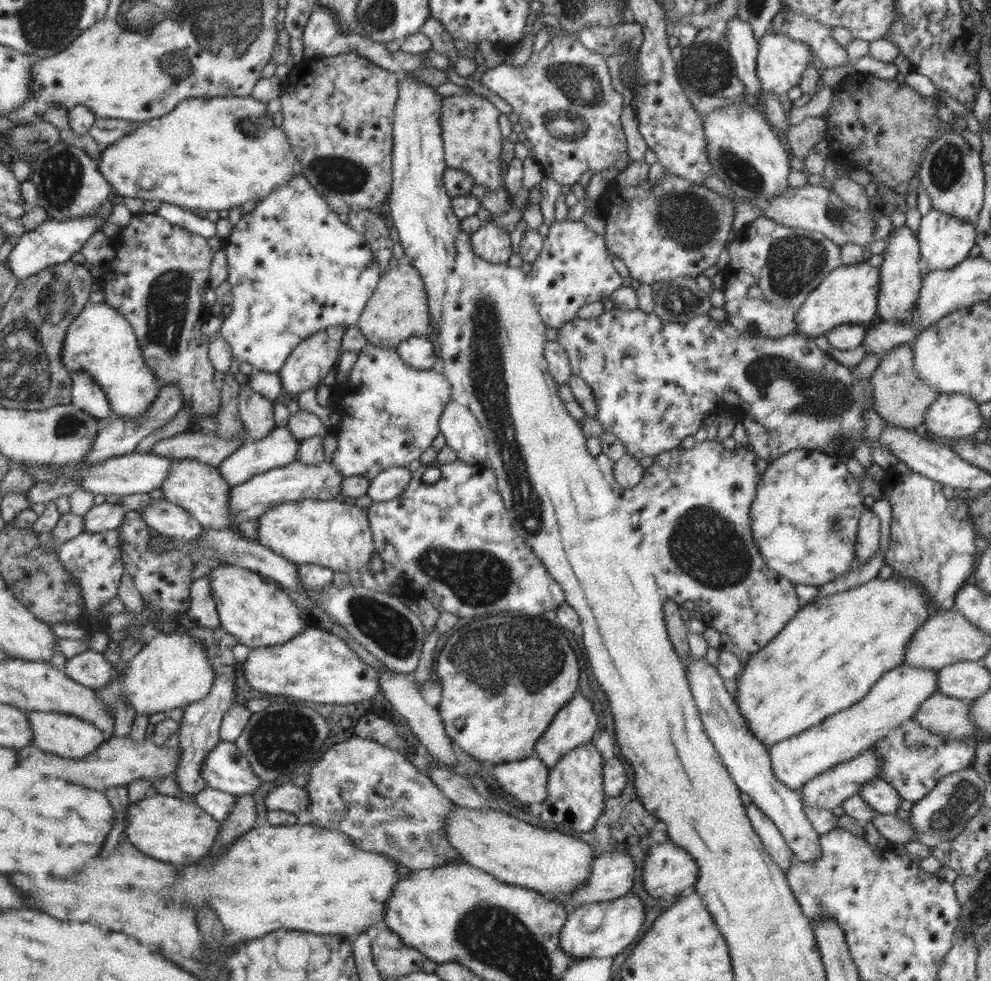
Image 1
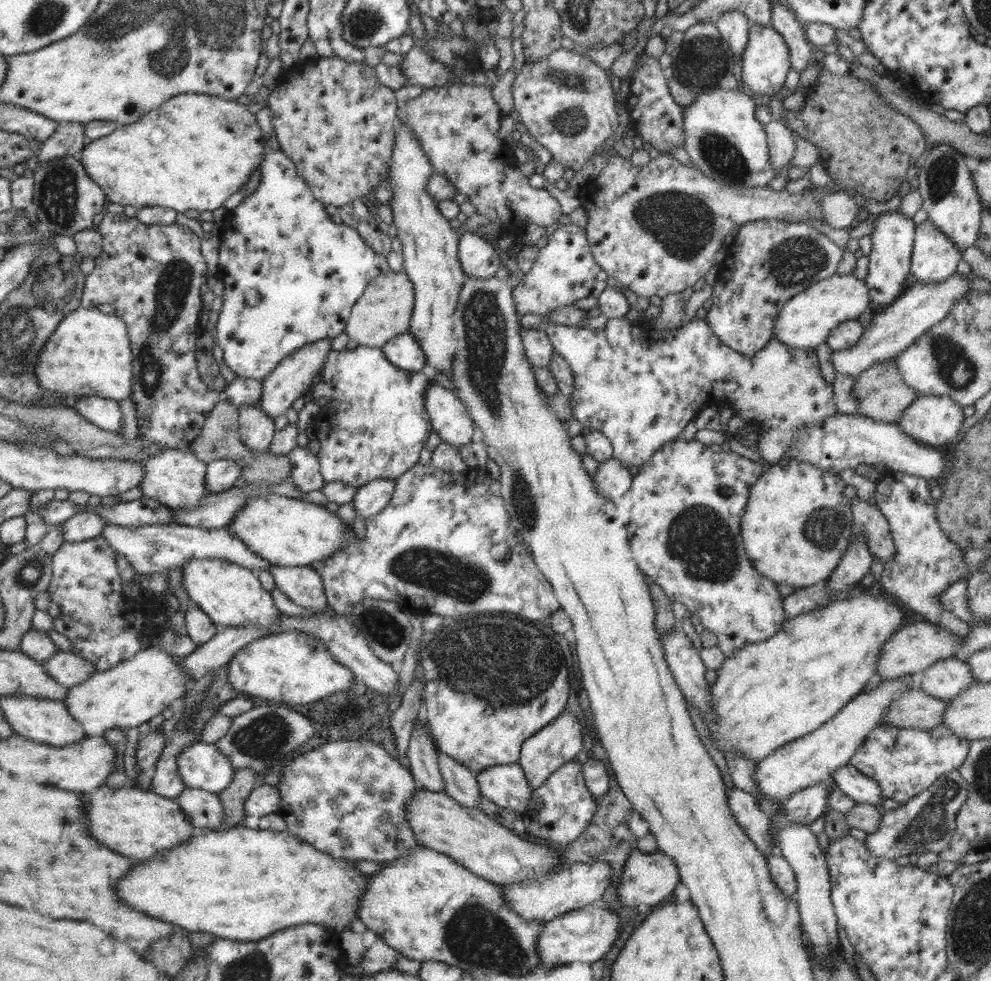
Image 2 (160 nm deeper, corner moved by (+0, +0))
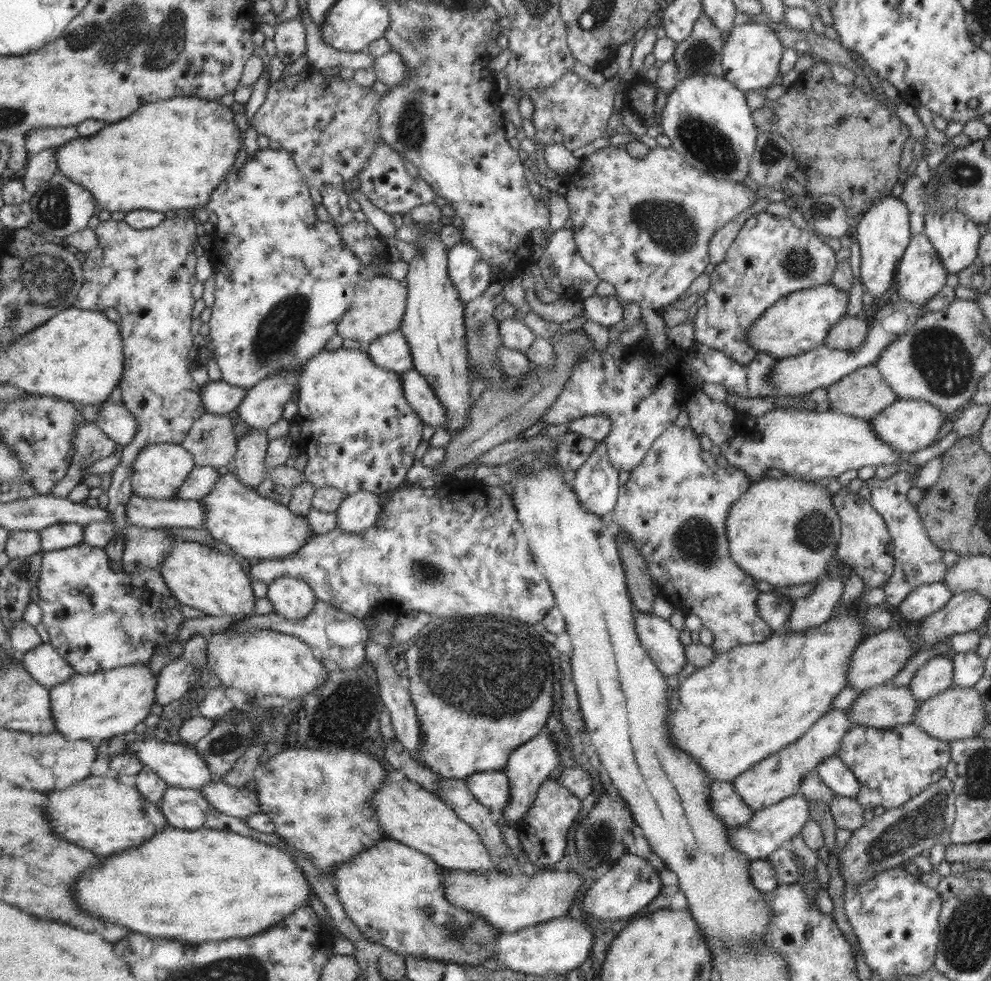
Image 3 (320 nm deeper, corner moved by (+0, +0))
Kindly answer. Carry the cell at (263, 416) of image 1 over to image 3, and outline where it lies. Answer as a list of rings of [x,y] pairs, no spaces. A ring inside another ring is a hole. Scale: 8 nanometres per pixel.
[[[244,429],[235,452],[235,475],[248,488],[255,489],[265,479],[265,460],[270,440],[267,431]]]

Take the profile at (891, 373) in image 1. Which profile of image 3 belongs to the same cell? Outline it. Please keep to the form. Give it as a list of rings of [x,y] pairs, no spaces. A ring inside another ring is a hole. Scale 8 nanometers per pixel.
[[[866,365],[828,387],[827,399],[834,413],[870,419],[900,399],[876,368]]]

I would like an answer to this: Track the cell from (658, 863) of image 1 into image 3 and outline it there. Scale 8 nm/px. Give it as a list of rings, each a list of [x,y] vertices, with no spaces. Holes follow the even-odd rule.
[[[627,851],[618,858],[610,871],[596,876],[584,893],[582,910],[596,920],[615,922],[622,918],[631,919],[644,912],[645,907],[656,898],[662,886],[659,872],[646,861],[646,858]]]

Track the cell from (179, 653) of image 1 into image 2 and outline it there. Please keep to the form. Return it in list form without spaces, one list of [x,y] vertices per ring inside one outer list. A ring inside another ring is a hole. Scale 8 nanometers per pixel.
[[[144,646],[142,651],[138,652],[132,659],[111,669],[96,671],[84,683],[69,687],[69,693],[63,703],[72,715],[72,719],[78,723],[80,729],[84,731],[84,735],[88,738],[103,736],[108,730],[128,730],[138,727],[158,716],[172,700],[186,696],[186,692],[188,692],[187,684],[191,681],[191,678],[187,676],[187,670],[181,666],[182,659],[168,655],[160,647]]]

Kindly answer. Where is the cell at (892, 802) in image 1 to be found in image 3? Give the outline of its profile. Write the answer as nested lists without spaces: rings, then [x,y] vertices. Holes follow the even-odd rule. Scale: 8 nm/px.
[[[836,755],[829,756],[815,768],[822,782],[831,788],[836,795],[855,798],[860,792],[859,780],[854,773]]]

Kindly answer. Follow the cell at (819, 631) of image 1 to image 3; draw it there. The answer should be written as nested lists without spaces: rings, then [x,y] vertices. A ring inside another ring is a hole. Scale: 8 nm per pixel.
[[[859,608],[851,609],[848,616],[836,616],[824,625],[800,633],[782,628],[760,643],[737,645],[727,652],[718,653],[708,666],[679,681],[676,688],[670,688],[669,736],[712,780],[733,781],[757,762],[796,742],[830,711],[836,695],[848,685],[850,658],[864,637],[867,635]]]

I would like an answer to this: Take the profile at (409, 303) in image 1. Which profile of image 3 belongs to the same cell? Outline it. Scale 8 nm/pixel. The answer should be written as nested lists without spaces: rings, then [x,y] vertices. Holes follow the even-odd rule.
[[[382,274],[366,278],[355,284],[354,298],[337,326],[337,334],[343,339],[356,340],[363,346],[375,338],[398,331],[407,305],[407,286]]]

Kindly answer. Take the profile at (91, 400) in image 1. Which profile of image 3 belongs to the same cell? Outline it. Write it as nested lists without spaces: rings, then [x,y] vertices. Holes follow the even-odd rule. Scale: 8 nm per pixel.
[[[104,403],[100,409],[96,424],[121,448],[130,444],[136,436],[138,425],[134,415],[118,403]]]

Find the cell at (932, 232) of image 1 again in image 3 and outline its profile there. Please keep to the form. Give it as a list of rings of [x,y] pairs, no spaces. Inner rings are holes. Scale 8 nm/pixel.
[[[924,232],[913,234],[895,272],[900,299],[923,306],[944,285],[948,272]]]

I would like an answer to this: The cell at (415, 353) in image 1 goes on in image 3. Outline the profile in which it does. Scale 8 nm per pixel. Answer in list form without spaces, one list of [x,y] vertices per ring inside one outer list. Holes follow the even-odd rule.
[[[399,330],[375,338],[368,345],[364,345],[363,349],[380,368],[398,373],[413,368],[409,344]]]

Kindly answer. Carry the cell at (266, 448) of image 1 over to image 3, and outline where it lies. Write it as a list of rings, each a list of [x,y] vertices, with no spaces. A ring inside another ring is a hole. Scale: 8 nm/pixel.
[[[196,465],[184,479],[175,496],[182,500],[199,500],[212,490],[222,476],[216,471],[216,466]]]

